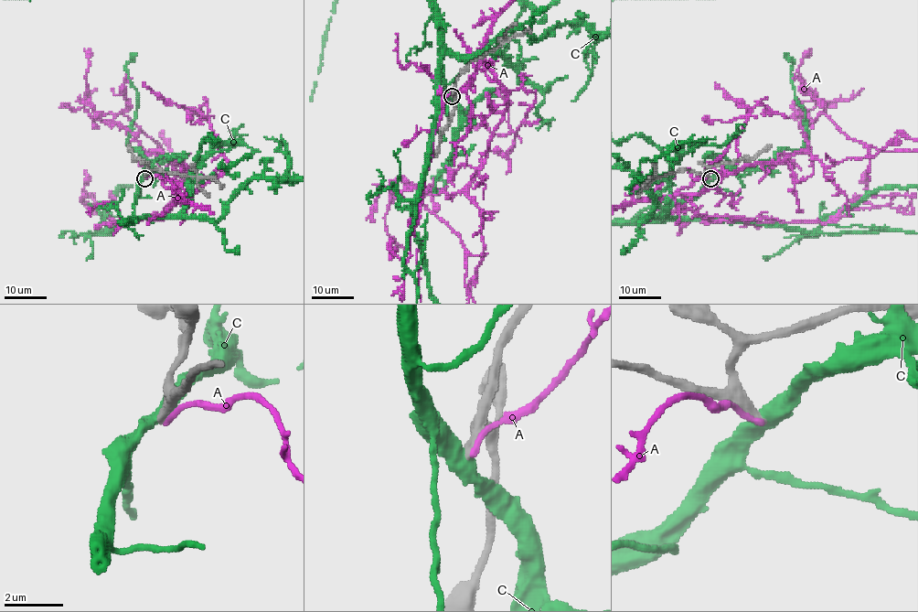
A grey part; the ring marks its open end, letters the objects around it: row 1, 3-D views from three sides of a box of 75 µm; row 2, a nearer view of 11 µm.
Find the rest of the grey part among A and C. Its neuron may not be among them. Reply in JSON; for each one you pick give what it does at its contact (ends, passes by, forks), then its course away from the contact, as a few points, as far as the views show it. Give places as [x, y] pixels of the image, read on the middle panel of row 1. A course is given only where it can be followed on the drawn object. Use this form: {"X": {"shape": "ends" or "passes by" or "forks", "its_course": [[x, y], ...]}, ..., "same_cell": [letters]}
{"same_cell": []}

